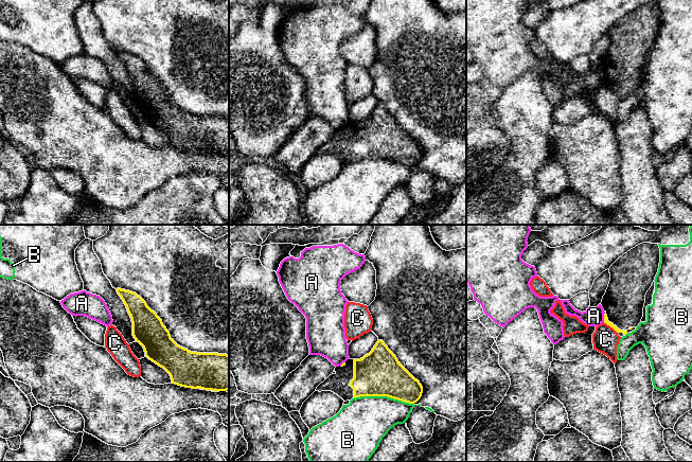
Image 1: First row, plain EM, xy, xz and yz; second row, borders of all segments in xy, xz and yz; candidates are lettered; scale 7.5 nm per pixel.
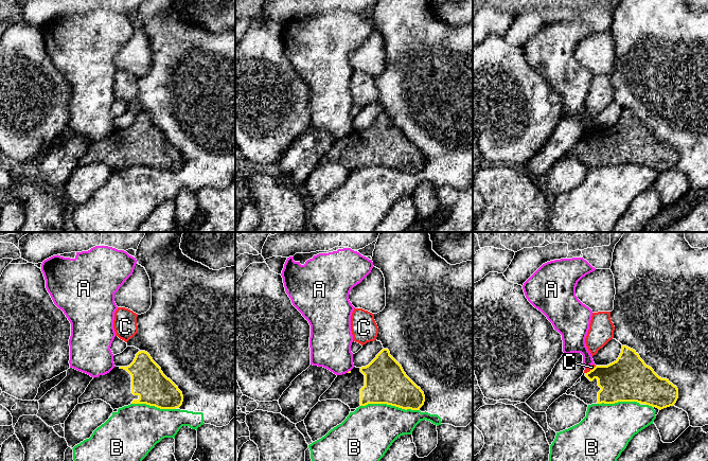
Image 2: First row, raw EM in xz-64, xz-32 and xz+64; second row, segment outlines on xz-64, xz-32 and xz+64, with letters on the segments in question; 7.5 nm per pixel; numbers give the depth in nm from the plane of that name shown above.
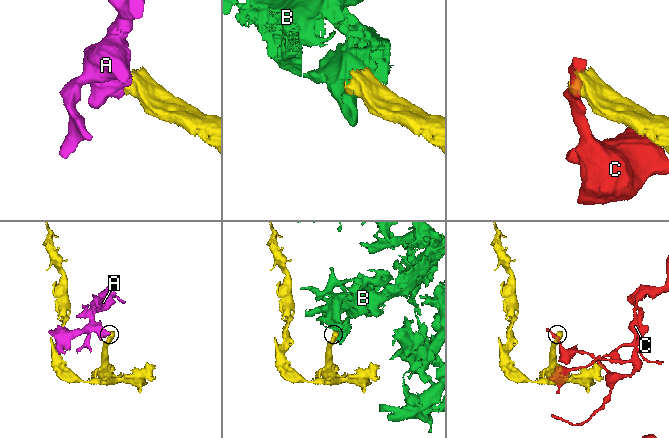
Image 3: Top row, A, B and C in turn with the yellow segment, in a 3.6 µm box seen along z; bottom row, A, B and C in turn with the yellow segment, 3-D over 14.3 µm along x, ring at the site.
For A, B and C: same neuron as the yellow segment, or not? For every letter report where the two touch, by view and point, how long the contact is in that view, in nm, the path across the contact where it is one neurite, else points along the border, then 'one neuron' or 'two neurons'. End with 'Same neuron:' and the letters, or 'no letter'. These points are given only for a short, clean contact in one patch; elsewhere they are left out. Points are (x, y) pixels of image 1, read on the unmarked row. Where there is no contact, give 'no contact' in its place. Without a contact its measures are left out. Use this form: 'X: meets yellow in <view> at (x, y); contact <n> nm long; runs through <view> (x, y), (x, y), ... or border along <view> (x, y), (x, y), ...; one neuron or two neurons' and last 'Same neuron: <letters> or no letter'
A: meets yellow in yz at (604, 80); contact 80 nm long; border along yz (605, 74), (603, 84); two neurons
B: meets yellow in xz at (384, 158); contact 460 nm long; two neurons
C: meets yellow in yz at (610, 89); contact 140 nm long; border along yz (603, 85), (617, 95); two neurons
Same neuron: no letter

